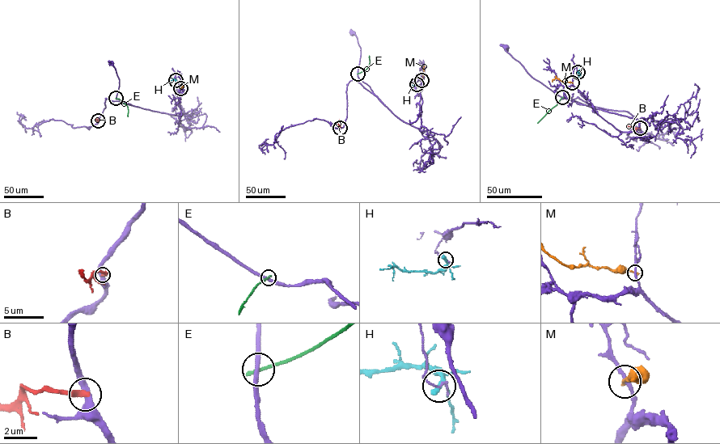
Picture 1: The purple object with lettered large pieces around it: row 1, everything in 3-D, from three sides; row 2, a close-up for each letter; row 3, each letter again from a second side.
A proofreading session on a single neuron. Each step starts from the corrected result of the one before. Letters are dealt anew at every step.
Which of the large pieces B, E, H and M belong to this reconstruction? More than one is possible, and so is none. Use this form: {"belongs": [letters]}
{"belongs": []}

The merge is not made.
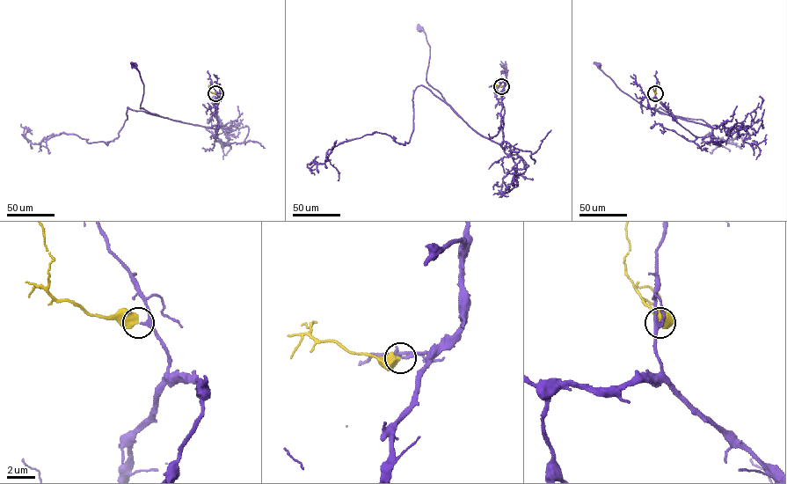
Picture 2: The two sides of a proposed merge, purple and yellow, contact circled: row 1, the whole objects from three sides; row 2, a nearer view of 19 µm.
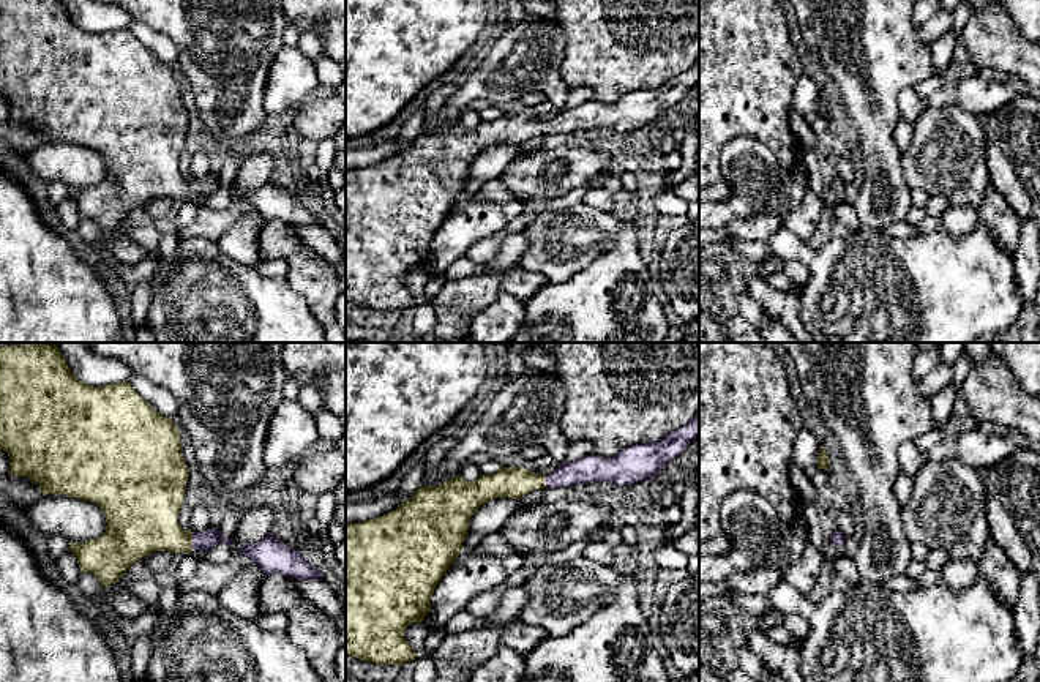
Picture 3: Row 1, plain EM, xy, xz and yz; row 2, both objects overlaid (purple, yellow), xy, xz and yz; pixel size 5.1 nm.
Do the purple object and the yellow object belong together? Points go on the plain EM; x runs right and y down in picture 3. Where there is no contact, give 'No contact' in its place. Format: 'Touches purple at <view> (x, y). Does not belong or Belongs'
Touches purple at xy (193, 187). Belongs

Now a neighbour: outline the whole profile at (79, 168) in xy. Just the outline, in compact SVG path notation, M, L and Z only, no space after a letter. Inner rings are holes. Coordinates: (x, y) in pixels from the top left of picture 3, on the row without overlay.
M47 141L25 153L35 175L51 183L60 180L69 189L85 189L106 178L106 161L93 148L63 141Z

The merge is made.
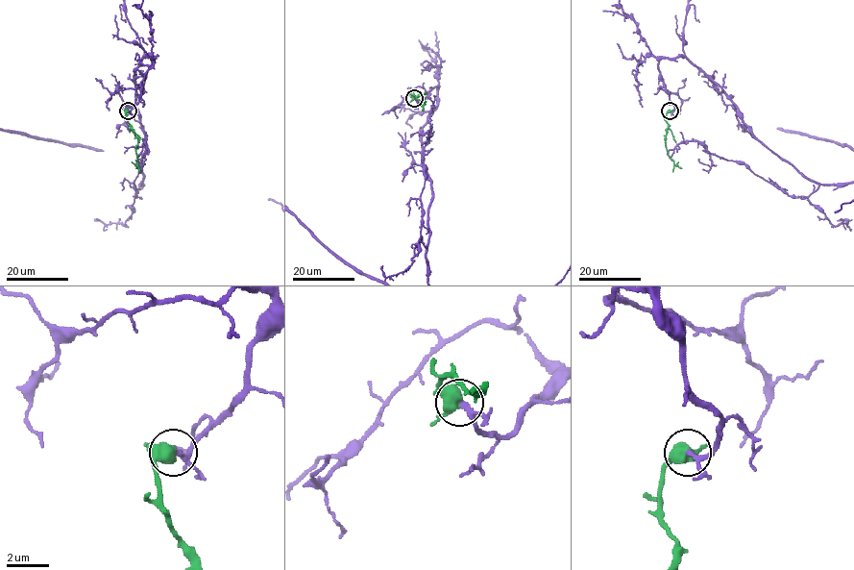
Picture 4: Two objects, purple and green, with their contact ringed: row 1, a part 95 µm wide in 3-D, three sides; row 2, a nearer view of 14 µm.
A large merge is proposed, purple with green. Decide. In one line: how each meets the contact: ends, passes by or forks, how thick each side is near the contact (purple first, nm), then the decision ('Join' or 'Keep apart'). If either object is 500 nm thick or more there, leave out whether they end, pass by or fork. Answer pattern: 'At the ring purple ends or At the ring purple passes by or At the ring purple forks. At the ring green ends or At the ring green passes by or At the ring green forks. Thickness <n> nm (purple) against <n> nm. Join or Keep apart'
At the ring purple passes by. At the ring green forks. Thickness 180 nm (purple) against 460 nm. Join

